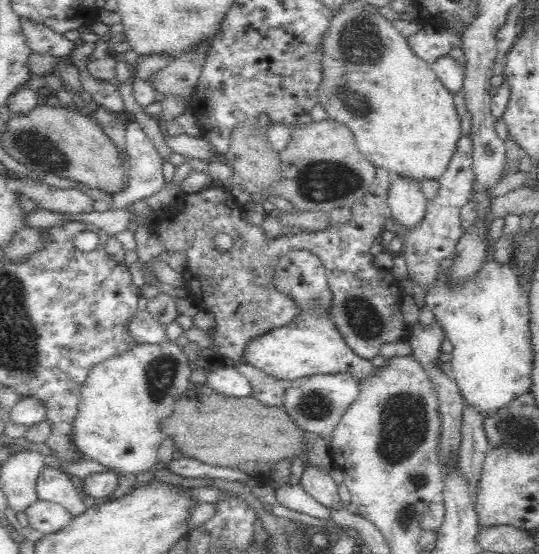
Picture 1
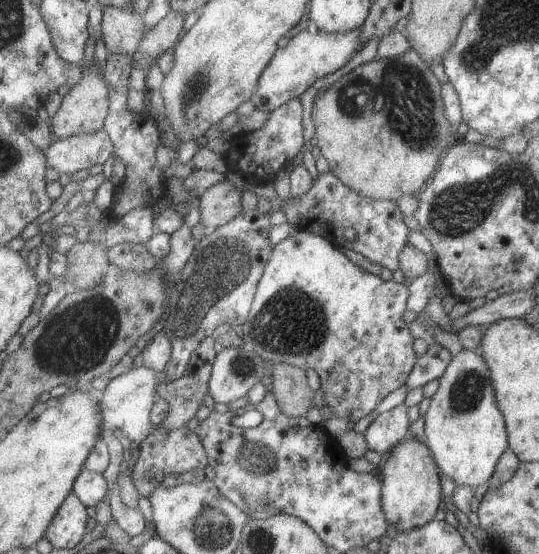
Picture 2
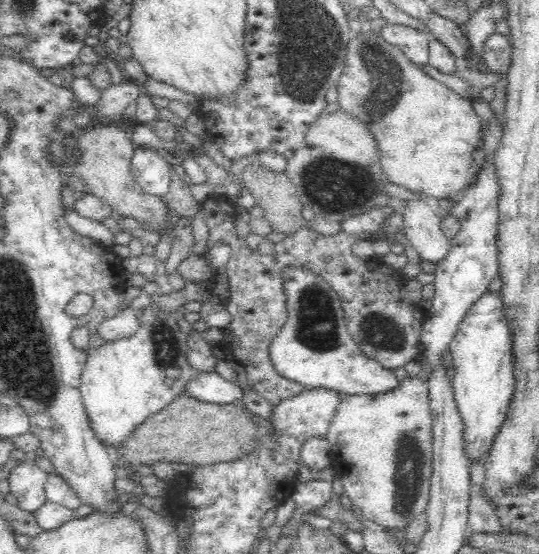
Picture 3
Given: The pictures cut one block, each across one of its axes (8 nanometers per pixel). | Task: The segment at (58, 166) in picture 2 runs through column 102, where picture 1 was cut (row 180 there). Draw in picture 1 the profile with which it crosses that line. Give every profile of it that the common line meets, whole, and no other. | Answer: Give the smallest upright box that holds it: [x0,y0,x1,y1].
[111,116,164,206]

